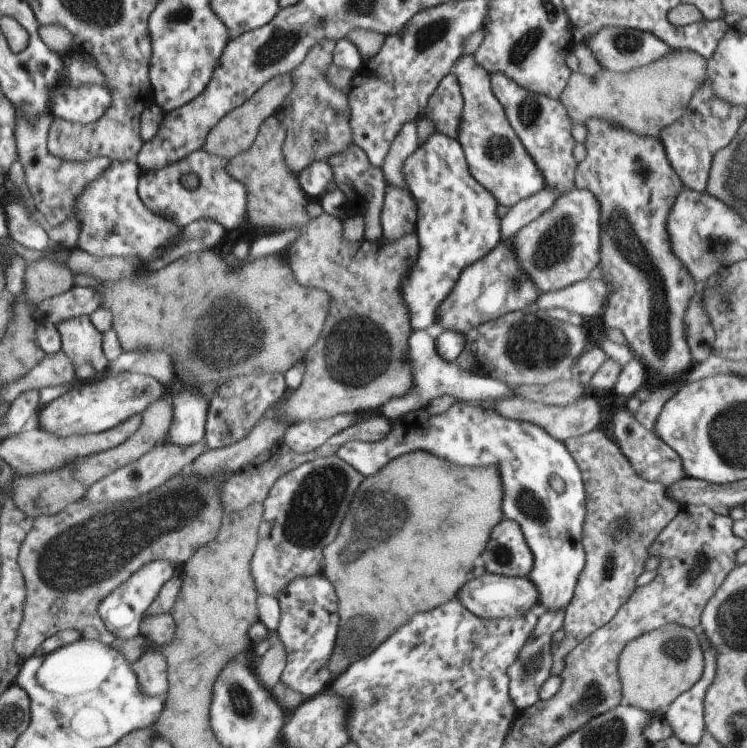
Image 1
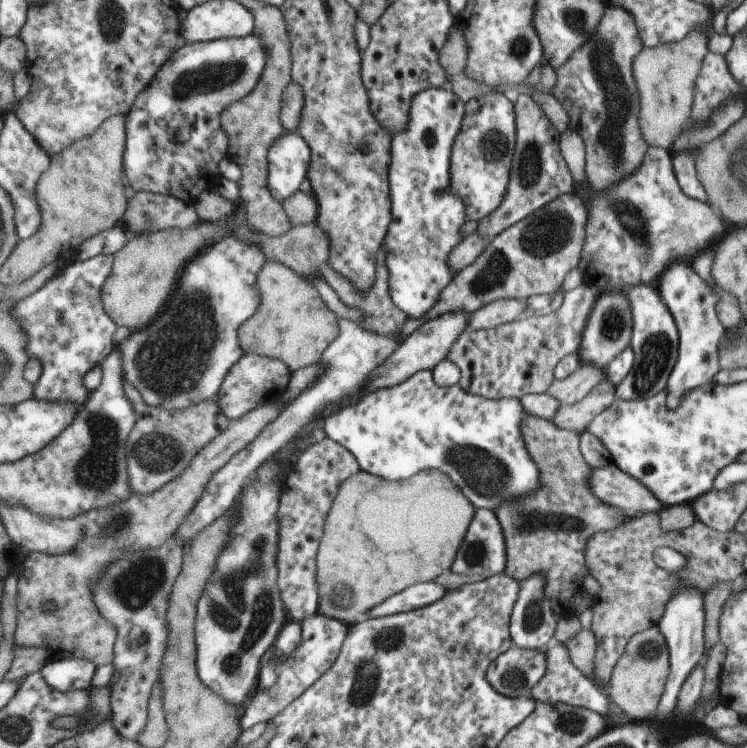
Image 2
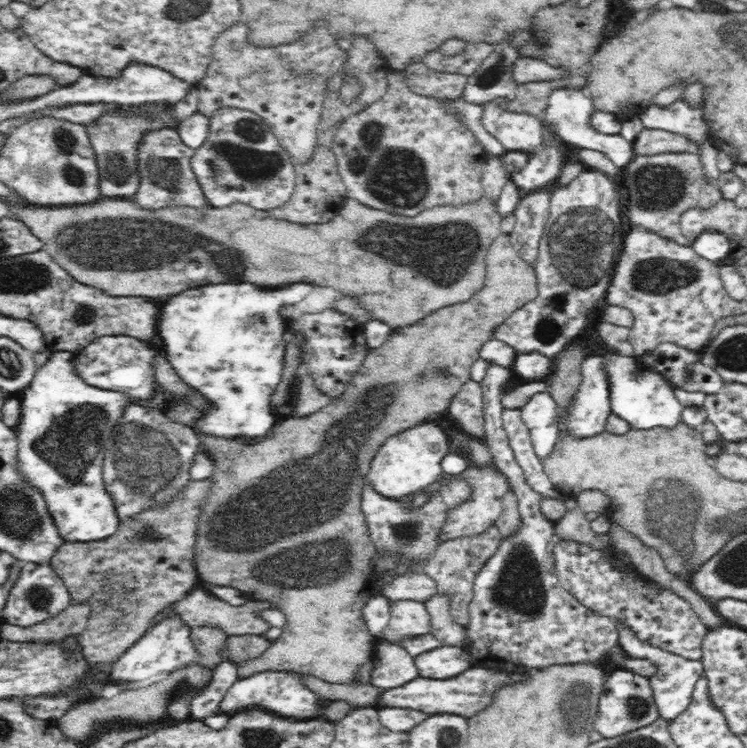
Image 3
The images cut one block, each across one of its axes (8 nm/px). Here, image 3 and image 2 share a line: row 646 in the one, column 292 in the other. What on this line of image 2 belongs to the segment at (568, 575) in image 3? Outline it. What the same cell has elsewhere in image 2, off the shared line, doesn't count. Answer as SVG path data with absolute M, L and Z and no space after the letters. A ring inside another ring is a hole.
M315 614L301 622L302 641L293 651L293 656L284 658L273 686L264 692L254 695L253 699L244 706L245 714L241 718L241 725L248 730L259 722L270 722L273 716L282 712L295 698L298 698L309 686L312 686L332 665L340 654L344 639L348 635L349 626L338 619Z

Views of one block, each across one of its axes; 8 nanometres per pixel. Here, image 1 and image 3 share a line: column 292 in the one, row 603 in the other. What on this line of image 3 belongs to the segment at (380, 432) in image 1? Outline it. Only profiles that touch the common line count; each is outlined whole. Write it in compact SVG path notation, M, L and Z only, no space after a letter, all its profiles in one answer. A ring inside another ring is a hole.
M494 524L474 536L462 536L461 538L454 538L454 540L445 541L440 544L440 548L436 550L436 554L432 556L432 560L428 560L428 564L425 566L425 573L433 578L437 582L437 594L450 595L450 614L458 625L465 625L469 621L469 607L470 601L473 597L473 584L477 575L477 572L485 565L485 562L497 551L500 541L503 540L500 529Z

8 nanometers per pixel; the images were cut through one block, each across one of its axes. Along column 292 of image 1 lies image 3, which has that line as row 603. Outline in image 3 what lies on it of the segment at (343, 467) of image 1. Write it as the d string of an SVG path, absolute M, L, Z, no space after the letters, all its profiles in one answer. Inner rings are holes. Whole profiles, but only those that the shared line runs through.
M489 361L486 375L480 383L483 392L483 413L485 416L484 430L485 440L489 448L493 464L503 474L506 475L511 491L516 495L519 503L519 511L522 518L521 530L518 534L504 537L498 545L497 551L485 562L485 565L477 572L473 584L473 597L467 611L469 621L464 625L465 638L470 637L470 641L465 644L469 646L470 653L478 655L482 667L490 667L498 671L525 672L529 668L543 668L551 665L565 665L568 662L586 662L590 659L602 658L603 655L610 655L618 659L626 670L642 675L642 677L652 678L655 673L655 664L646 659L635 659L625 654L620 646L618 631L615 628L615 620L605 615L598 615L596 611L589 610L589 607L578 602L574 595L561 585L555 573L554 545L557 543L554 536L554 523L547 519L541 511L540 501L546 499L543 494L534 492L526 483L522 467L514 458L514 451L511 449L506 431L503 427L502 401L501 396L504 388L512 376L512 371L504 365L496 365L494 361Z

